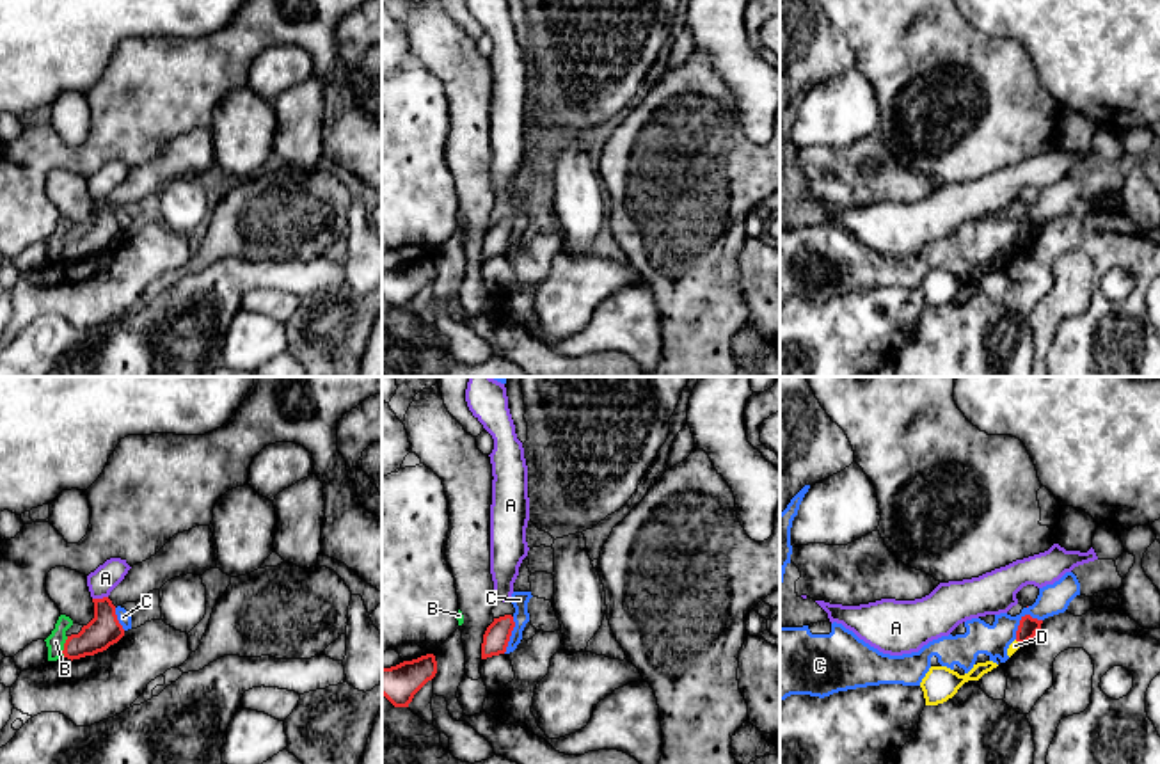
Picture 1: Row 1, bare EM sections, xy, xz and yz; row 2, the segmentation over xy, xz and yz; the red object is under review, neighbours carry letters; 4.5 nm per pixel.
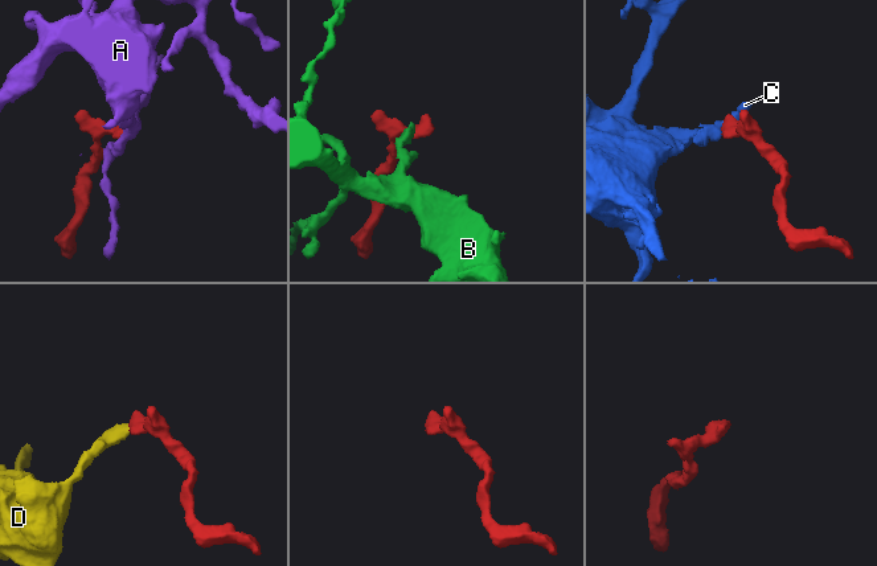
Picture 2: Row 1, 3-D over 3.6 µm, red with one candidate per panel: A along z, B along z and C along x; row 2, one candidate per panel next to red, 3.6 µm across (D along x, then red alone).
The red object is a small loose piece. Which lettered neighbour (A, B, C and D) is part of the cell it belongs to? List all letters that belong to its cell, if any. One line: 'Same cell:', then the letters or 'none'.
Same cell: none

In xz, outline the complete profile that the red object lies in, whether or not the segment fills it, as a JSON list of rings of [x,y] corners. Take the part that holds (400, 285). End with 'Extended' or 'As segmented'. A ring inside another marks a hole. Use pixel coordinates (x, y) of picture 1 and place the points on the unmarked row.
[[[433,256],[403,263],[396,268],[382,268],[382,297],[394,309],[409,309],[414,297],[435,279],[437,263]]]. As segmented

